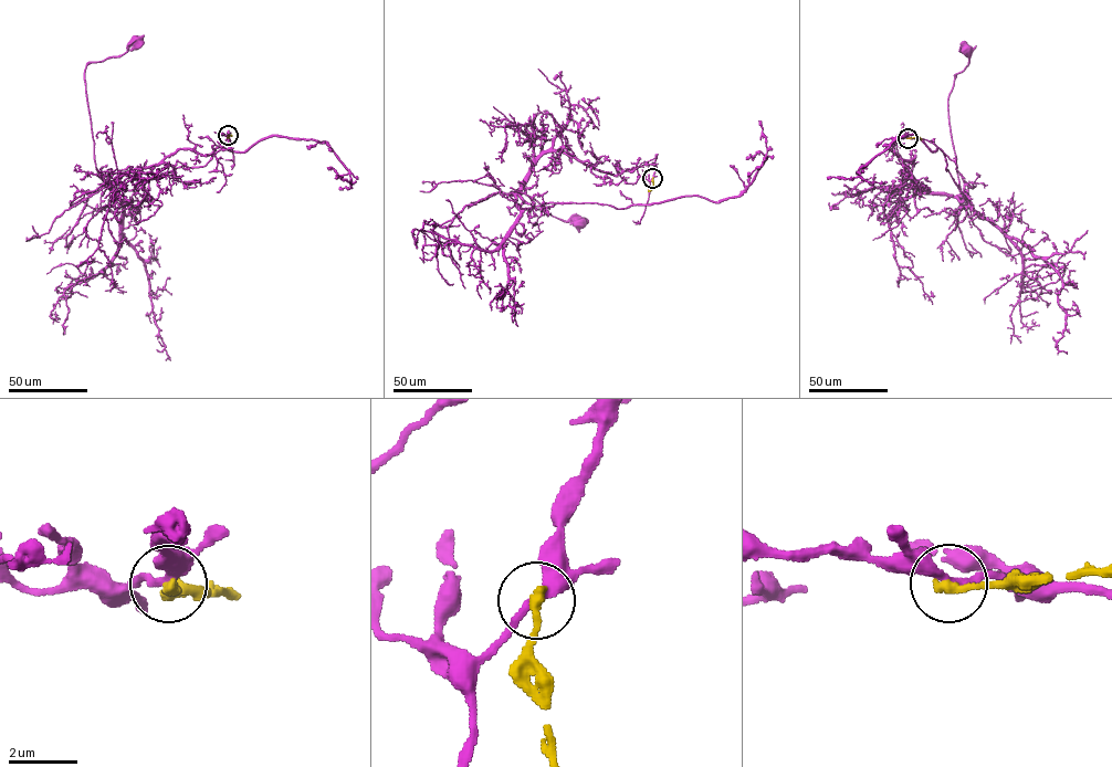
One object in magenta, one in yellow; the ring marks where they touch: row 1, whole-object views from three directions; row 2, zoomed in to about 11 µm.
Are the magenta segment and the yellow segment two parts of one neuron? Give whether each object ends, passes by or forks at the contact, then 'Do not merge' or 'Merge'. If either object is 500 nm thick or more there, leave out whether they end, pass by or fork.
At the ring magenta passes by. At the ring yellow ends. Do not merge

